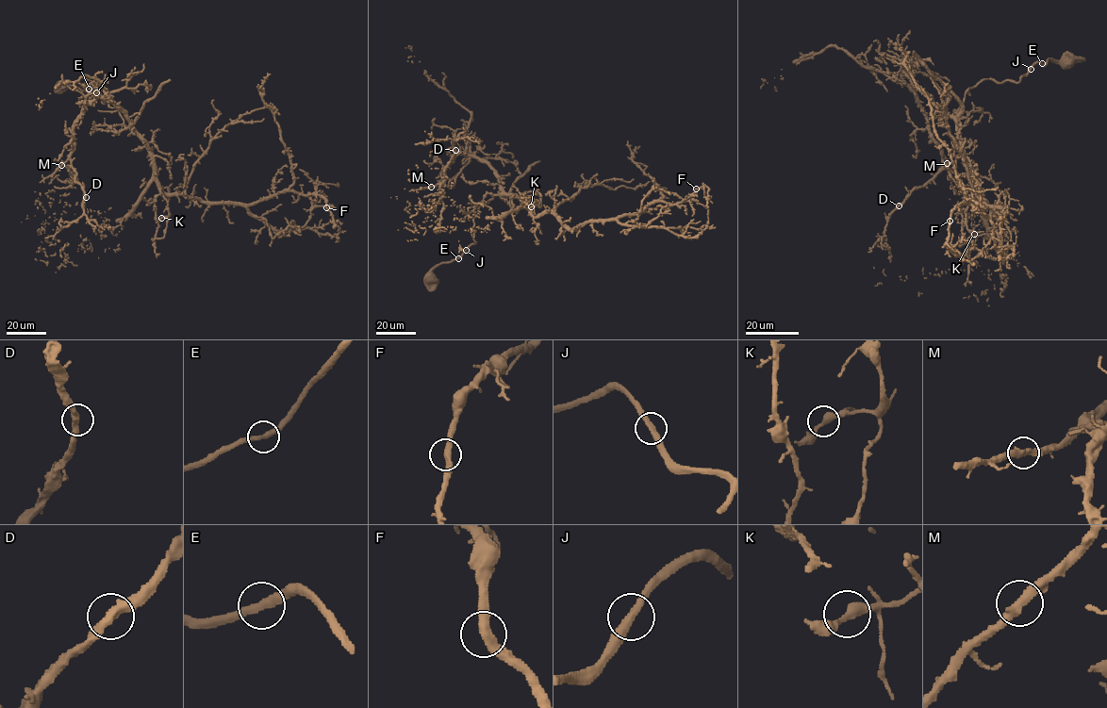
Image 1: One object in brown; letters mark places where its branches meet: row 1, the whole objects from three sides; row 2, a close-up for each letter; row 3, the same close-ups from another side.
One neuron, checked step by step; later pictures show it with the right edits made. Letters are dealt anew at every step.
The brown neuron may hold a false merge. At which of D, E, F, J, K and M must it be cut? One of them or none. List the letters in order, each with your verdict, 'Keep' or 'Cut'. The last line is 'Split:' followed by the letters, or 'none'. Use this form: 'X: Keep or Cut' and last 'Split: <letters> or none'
D: Keep
E: Keep
F: Keep
J: Keep
K: Keep
M: Keep
Split: none

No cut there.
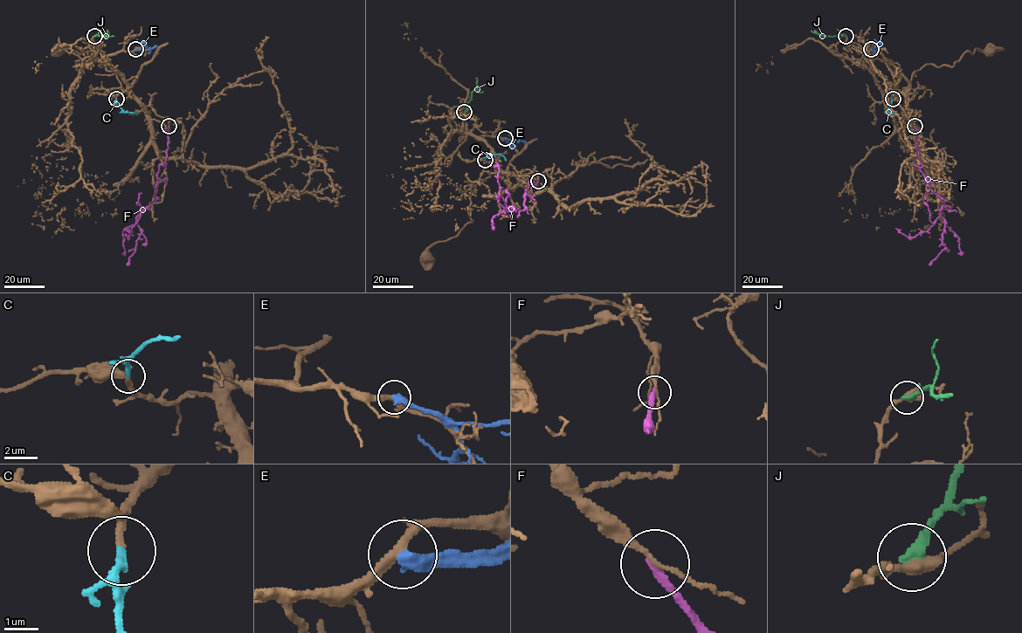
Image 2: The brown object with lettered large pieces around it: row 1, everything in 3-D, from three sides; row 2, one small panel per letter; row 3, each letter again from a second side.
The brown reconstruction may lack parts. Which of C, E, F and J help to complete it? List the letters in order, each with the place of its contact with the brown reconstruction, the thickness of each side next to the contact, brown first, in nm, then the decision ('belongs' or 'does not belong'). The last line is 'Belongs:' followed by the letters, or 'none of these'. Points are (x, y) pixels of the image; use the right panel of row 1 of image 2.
C: contact (893, 99); calibres 170 and 240 nm; belongs
E: contact (871, 49); calibres 260 and 400 nm; does not belong
F: contact (914, 126); calibres 130 and 240 nm; does not belong
J: contact (845, 36); calibres 400 and 320 nm; does not belong
Belongs: C

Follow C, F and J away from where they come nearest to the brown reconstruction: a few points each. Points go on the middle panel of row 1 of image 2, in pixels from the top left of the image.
C: (486, 160), (494, 154), (501, 154), (506, 161)
F: (537, 181), (535, 189), (528, 182), (523, 209), (507, 207), (506, 211), (510, 209), (504, 211), (496, 196)
J: (464, 112), (472, 92), (477, 87), (476, 78)

